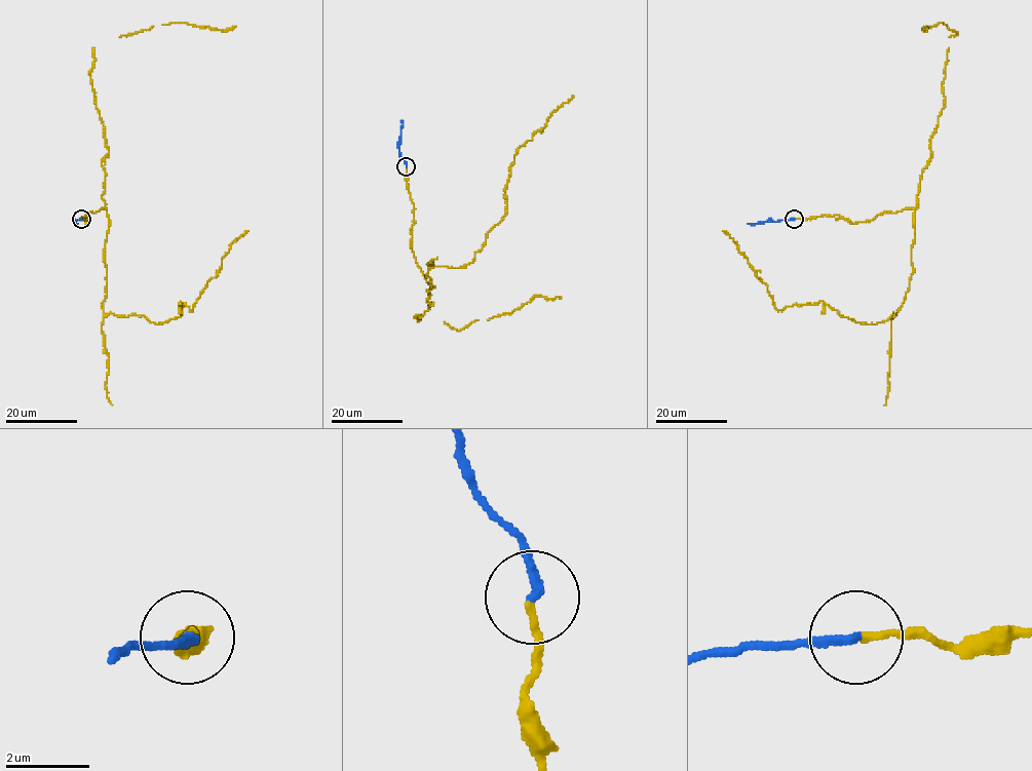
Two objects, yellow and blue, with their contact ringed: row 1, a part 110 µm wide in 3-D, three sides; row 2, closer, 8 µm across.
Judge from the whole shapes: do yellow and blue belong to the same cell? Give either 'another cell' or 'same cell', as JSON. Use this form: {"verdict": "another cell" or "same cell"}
{"verdict": "same cell"}

